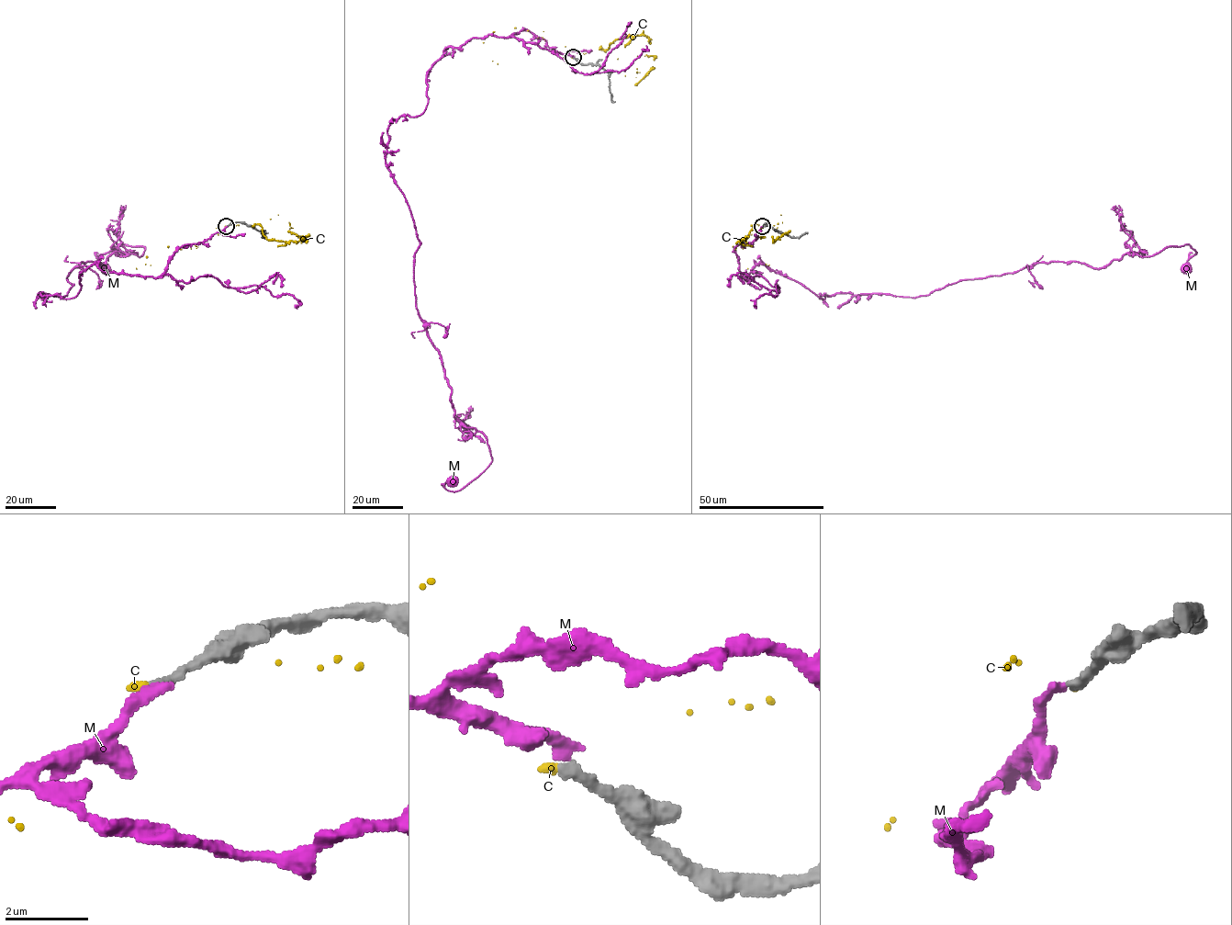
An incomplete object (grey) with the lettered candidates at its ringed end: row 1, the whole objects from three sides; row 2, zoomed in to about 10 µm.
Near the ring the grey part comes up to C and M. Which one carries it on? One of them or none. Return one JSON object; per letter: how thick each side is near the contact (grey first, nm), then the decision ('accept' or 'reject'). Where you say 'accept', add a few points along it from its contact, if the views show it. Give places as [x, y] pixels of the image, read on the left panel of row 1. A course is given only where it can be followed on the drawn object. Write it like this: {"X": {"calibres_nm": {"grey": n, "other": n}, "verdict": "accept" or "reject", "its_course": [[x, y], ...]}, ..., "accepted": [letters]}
{"C": {"calibres_nm": {"grey": 260, "other": 150}, "verdict": "reject"}, "M": {"calibres_nm": {"grey": 260, "other": 260}, "verdict": "accept", "its_course": [[227, 226], [159, 276], [93, 263], [75, 297], [39, 293], [145, 248], [105, 267]]}, "accepted": ["M"]}

